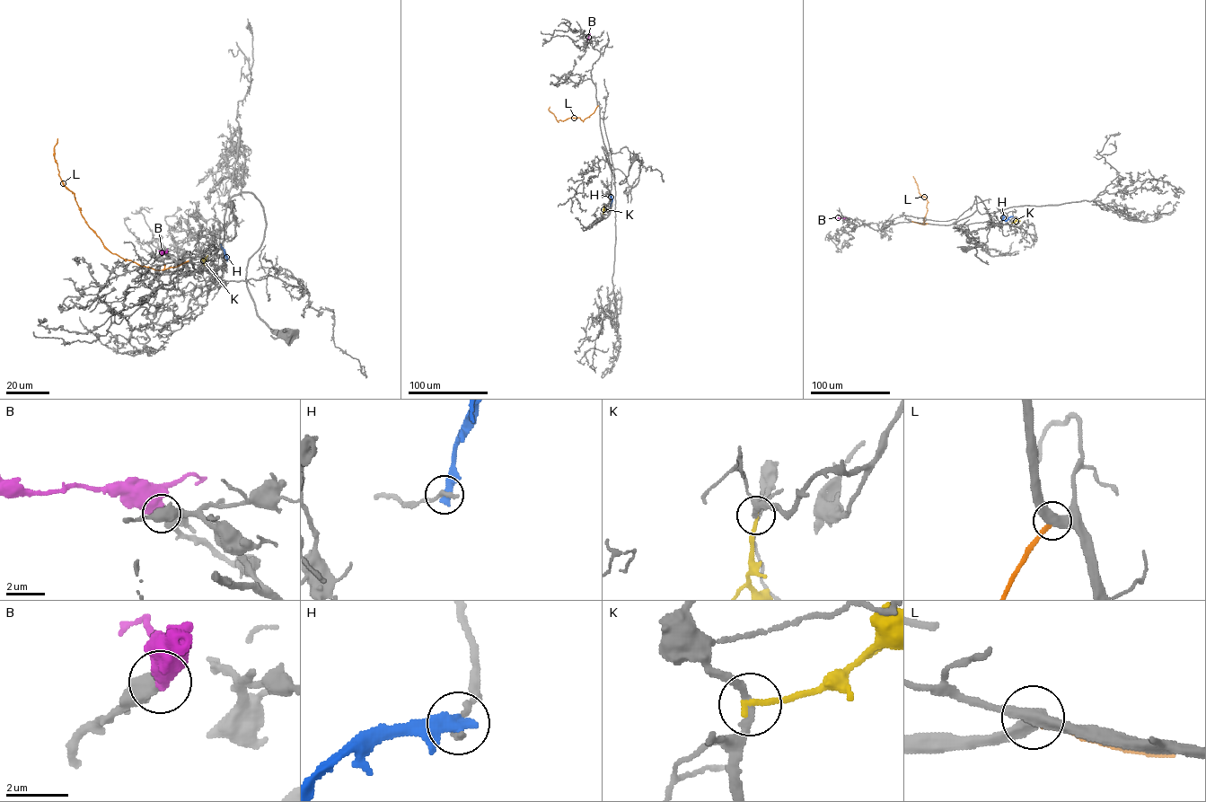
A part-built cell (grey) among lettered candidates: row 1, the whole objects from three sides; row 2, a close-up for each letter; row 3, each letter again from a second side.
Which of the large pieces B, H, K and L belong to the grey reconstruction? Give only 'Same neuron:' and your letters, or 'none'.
Same neuron: B

